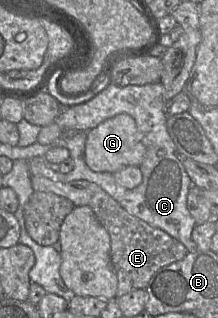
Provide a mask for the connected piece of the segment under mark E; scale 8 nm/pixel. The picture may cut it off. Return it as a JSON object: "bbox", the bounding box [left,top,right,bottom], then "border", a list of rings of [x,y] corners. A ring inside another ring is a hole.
{"bbox":[31,175,188,298],"border":[[[34,175],[31,177],[31,183],[34,192],[52,192],[69,199],[74,206],[88,206],[92,209],[97,220],[110,236],[111,262],[118,279],[117,298],[134,289],[145,289],[158,270],[182,260],[188,253],[180,241],[129,214],[115,199],[93,182],[87,180],[59,182]]]}

